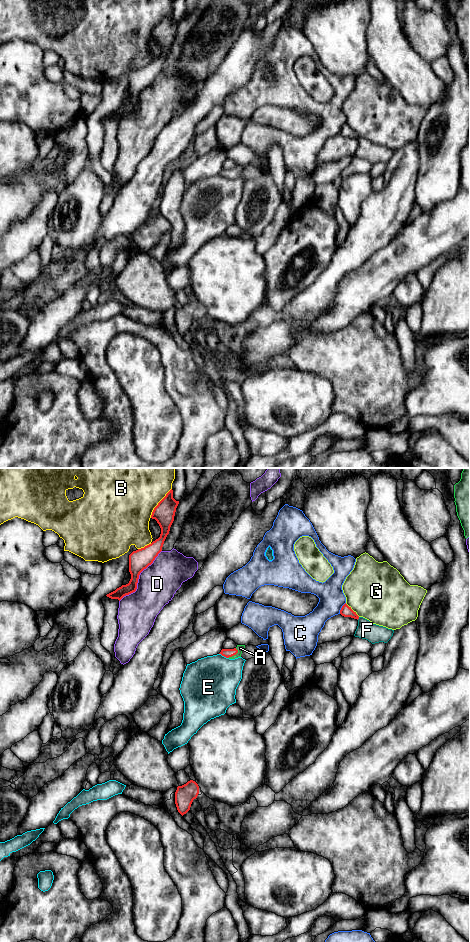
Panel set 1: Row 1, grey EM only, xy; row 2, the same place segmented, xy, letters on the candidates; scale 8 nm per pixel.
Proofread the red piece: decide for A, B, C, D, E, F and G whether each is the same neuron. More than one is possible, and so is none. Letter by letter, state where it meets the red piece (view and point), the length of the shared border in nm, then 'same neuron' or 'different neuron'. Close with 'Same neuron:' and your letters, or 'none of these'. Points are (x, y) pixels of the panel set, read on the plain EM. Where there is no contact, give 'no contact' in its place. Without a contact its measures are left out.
A: meets red in xy at (233, 175); contact 110 nm long; same neuron
B: meets red in xy at (158, 23); contact 300 nm long; different neuron
C: meets red in xy at (341, 128); contact 110 nm long; different neuron
D: meets red in xy at (138, 98); contact 550 nm long; different neuron
E: meets red in xy at (224, 176); contact 90 nm long; different neuron
F: meets red in xy at (358, 138); contact 30 nm long; different neuron
G: meets red in xy at (351, 129); contact 160 nm long; different neuron
Same neuron: A

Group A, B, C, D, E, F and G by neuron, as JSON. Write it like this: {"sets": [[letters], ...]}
{"sets": [["A"], ["B"], ["C"], ["D"], ["E"], ["F"], ["G"]]}

